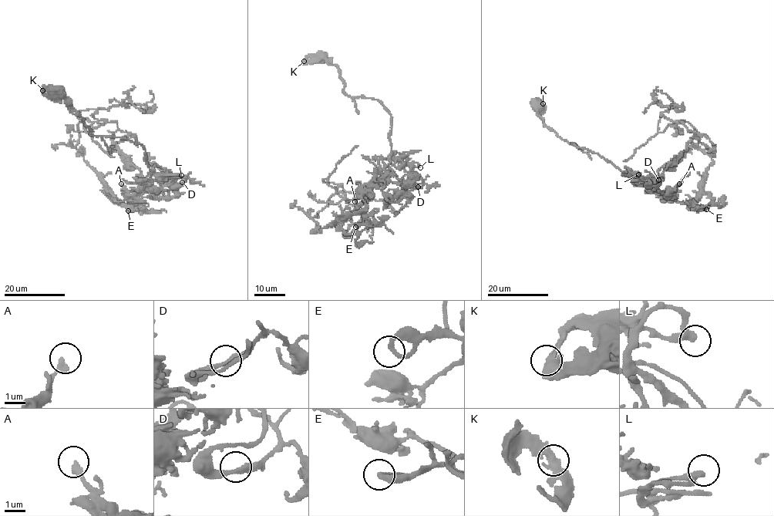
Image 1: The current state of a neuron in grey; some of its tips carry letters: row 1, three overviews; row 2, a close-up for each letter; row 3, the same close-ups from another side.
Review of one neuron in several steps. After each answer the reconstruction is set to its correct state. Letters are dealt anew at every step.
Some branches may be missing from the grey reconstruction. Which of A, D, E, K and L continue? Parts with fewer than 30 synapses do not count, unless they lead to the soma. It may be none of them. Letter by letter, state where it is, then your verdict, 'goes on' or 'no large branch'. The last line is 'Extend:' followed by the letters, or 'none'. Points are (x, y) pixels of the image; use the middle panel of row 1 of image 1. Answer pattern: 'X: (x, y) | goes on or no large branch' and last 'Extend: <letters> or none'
A: (355, 201) | goes on
D: (418, 187) | no large branch
E: (355, 227) | no large branch
K: (304, 61) | no large branch
L: (420, 167) | no large branch
Extend: A

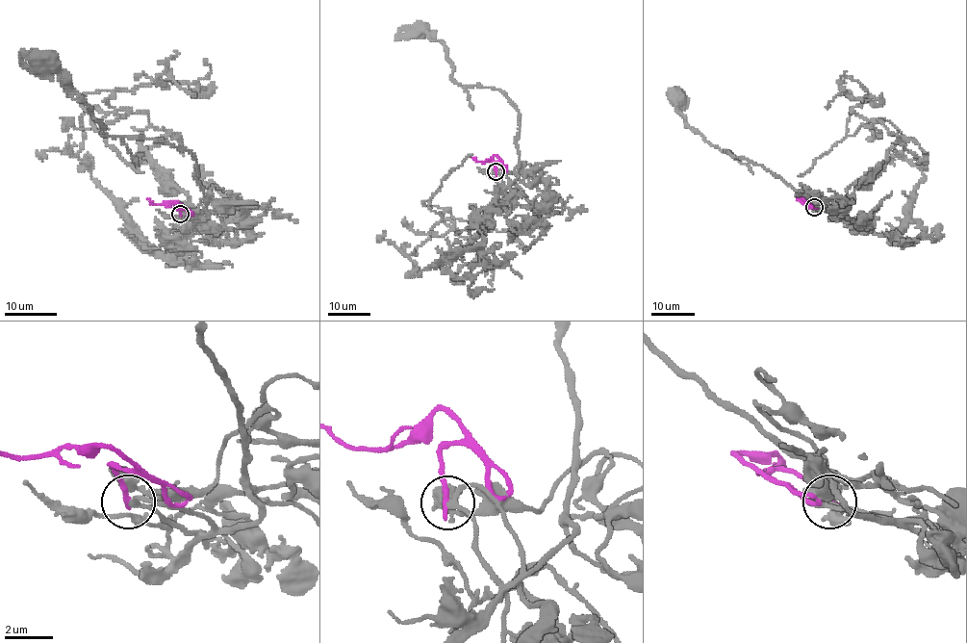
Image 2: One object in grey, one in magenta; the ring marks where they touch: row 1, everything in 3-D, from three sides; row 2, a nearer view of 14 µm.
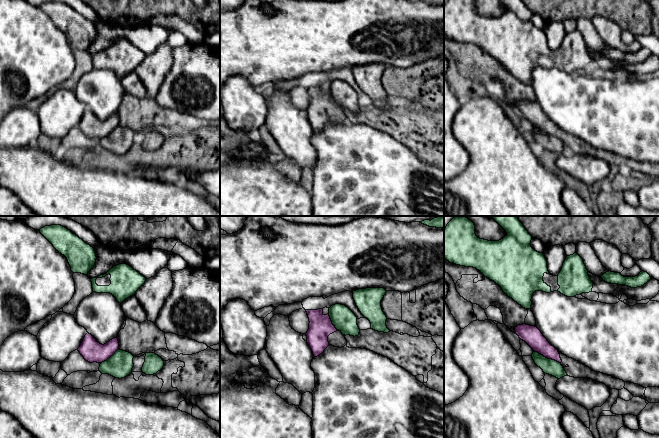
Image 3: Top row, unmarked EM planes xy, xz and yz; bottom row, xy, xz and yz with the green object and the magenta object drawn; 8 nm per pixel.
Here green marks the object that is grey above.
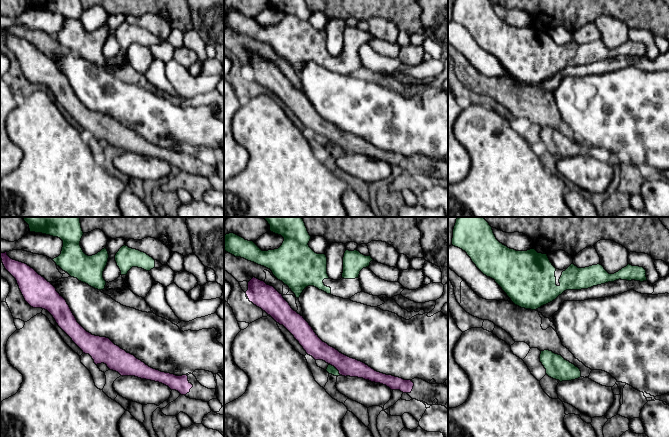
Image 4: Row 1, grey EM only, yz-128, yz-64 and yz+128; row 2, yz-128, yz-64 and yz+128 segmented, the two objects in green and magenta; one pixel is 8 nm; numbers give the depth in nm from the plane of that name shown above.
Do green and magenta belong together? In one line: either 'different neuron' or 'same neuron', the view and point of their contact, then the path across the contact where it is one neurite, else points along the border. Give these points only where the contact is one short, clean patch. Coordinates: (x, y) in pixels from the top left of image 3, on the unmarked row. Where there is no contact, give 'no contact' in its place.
different neuron; meets green in yz at (547, 134)

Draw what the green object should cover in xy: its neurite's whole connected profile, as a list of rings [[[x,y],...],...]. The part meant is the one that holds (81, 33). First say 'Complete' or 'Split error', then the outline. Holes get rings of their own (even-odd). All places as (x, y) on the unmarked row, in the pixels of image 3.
Complete. [[[51,1],[41,4],[40,9],[64,31],[73,49],[87,51],[94,43],[96,29],[93,23],[61,1]]]

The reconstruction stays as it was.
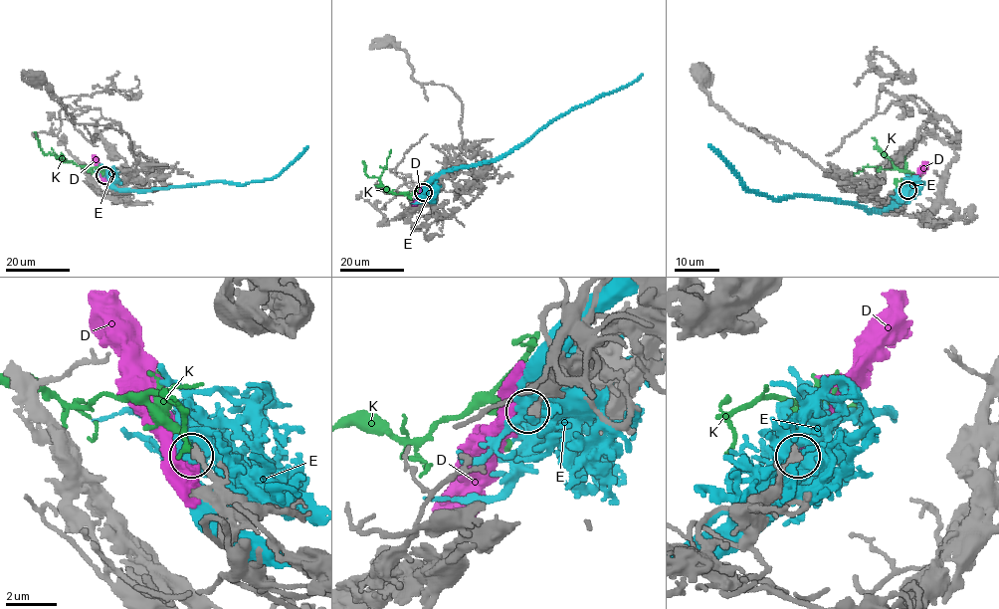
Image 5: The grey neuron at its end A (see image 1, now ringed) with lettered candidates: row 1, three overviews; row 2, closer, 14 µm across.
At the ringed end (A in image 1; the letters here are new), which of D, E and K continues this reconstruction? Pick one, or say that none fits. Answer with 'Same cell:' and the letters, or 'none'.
Same cell: none

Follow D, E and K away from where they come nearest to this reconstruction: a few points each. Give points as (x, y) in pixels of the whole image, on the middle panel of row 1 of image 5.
D: (424, 190), (412, 205)
E: (425, 191), (439, 174), (463, 166), (495, 161), (517, 149), (554, 119), (628, 86), (642, 73)
K: (424, 191), (395, 194), (377, 177), (369, 178), (363, 161)

